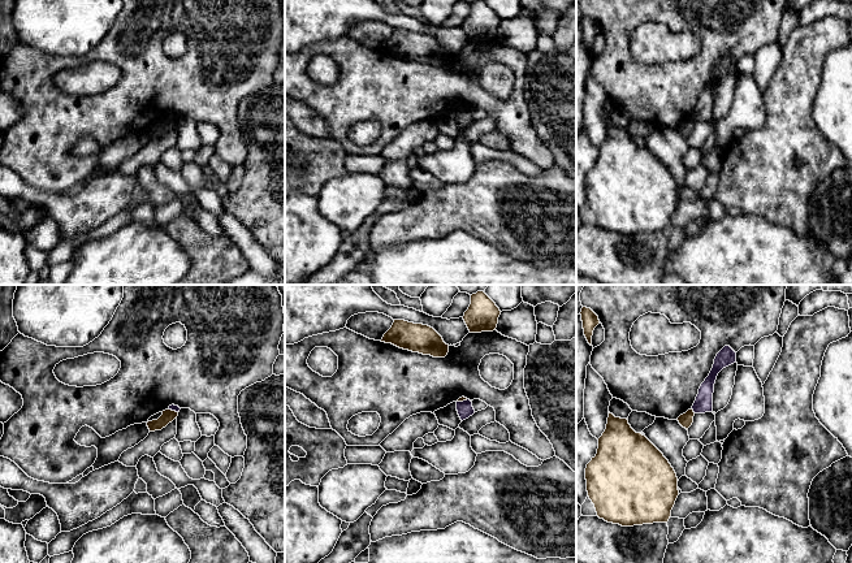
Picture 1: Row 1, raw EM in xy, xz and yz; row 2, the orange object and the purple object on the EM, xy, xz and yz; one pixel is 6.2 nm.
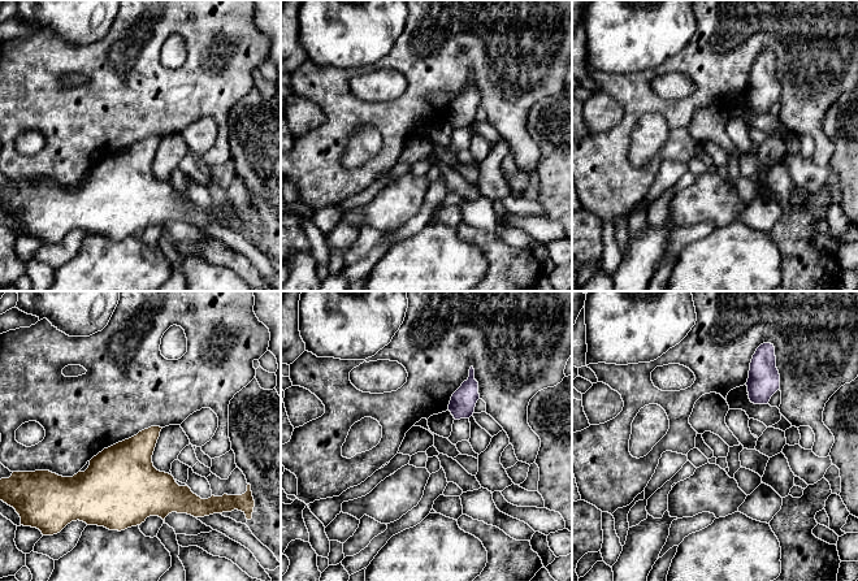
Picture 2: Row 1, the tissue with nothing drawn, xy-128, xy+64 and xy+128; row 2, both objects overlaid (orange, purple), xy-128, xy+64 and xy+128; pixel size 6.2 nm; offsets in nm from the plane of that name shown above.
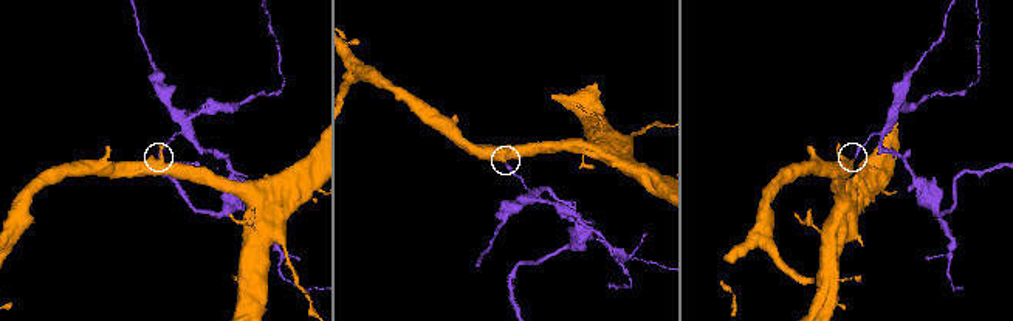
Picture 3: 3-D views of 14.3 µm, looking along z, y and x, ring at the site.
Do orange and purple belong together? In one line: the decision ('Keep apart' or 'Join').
Keep apart

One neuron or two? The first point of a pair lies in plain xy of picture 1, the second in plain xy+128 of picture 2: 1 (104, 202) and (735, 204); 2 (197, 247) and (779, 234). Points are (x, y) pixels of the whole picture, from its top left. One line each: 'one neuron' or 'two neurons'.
1: one neuron
2: one neuron

